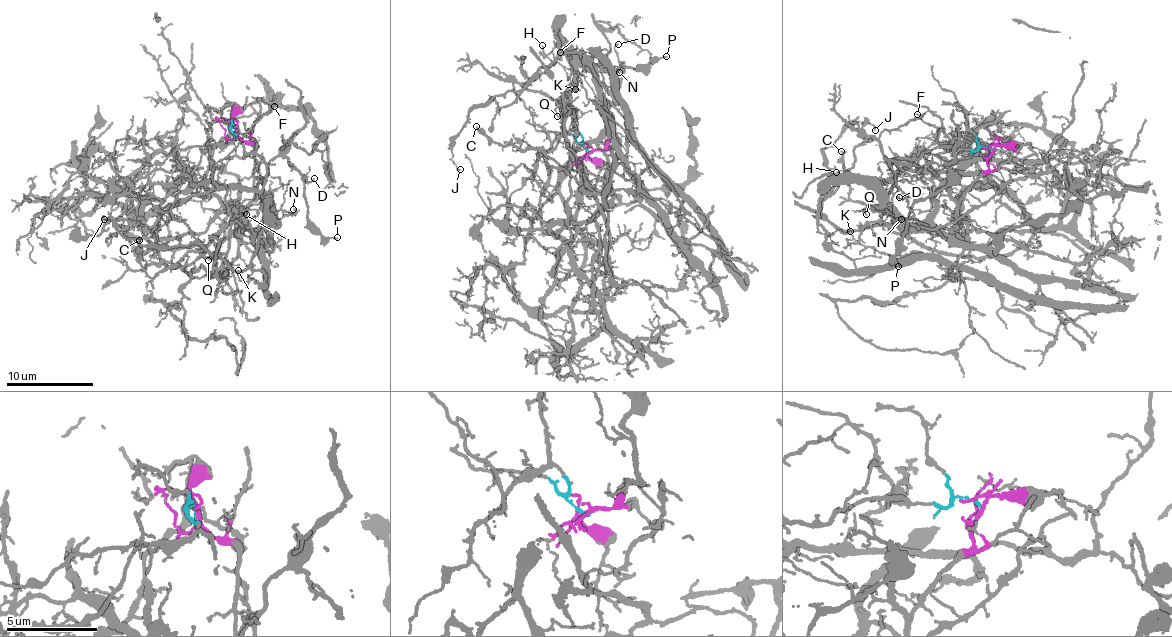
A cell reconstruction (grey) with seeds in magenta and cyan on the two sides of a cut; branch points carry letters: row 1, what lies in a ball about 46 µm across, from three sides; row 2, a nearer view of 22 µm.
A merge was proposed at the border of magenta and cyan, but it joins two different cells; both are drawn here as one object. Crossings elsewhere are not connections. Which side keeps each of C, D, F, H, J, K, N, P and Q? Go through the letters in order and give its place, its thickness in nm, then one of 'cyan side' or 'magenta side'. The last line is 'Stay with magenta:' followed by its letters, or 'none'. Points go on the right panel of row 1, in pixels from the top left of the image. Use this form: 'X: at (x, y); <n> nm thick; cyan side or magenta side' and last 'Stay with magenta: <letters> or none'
C: at (841, 151); 160 nm thick; magenta side
D: at (899, 197); 110 nm thick; magenta side
F: at (917, 114); 100 nm thick; cyan side
H: at (836, 172); 90 nm thick; cyan side
J: at (875, 130); 100 nm thick; cyan side
K: at (850, 231); 120 nm thick; cyan side
N: at (901, 219); 110 nm thick; cyan side
P: at (898, 266); 140 nm thick; magenta side
Q: at (866, 214); 110 nm thick; cyan side
Stay with magenta: C, D, P

